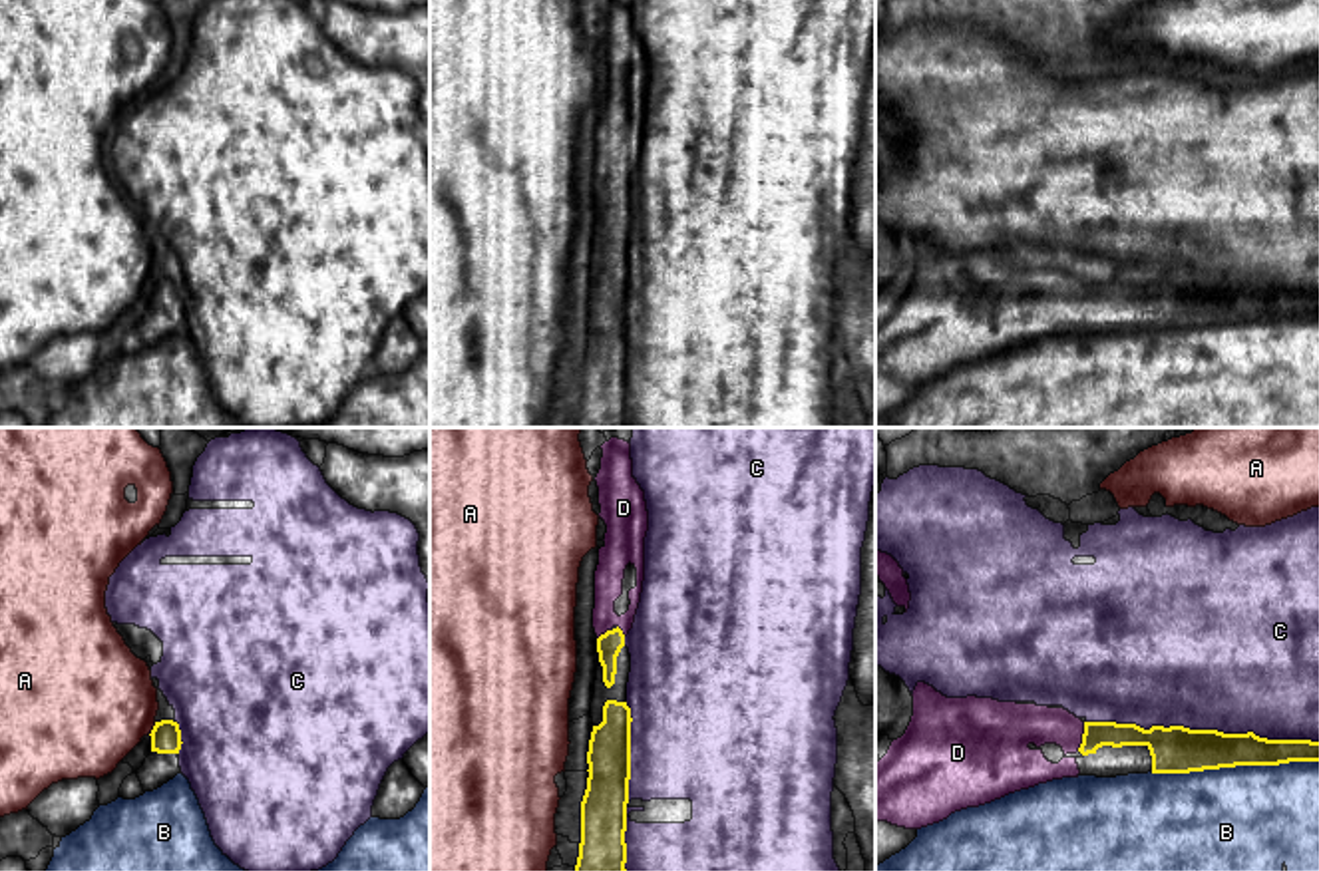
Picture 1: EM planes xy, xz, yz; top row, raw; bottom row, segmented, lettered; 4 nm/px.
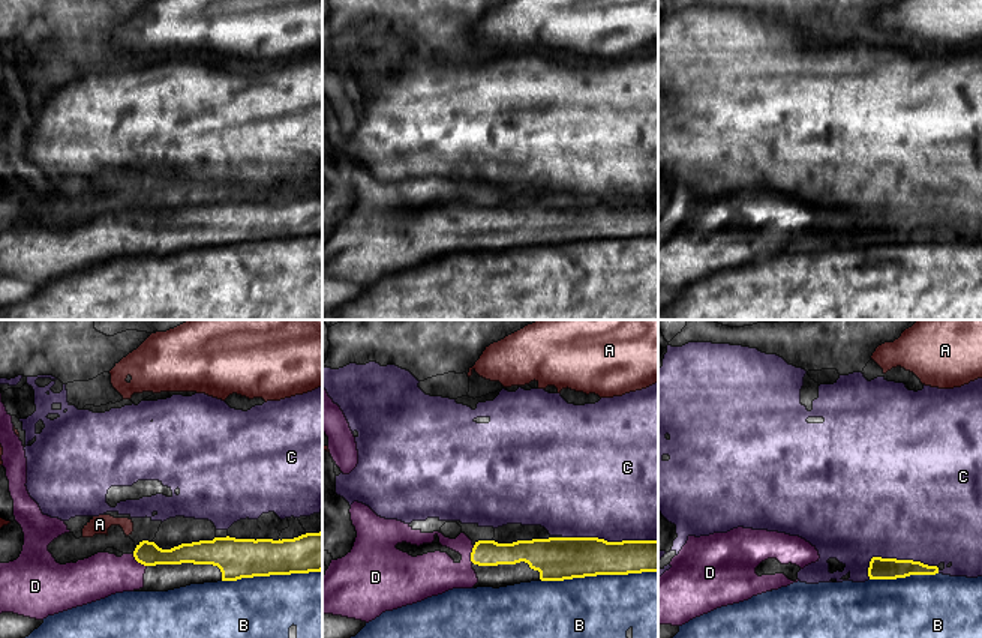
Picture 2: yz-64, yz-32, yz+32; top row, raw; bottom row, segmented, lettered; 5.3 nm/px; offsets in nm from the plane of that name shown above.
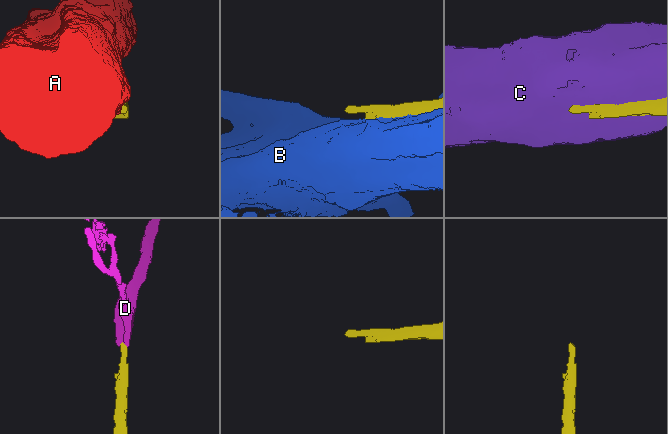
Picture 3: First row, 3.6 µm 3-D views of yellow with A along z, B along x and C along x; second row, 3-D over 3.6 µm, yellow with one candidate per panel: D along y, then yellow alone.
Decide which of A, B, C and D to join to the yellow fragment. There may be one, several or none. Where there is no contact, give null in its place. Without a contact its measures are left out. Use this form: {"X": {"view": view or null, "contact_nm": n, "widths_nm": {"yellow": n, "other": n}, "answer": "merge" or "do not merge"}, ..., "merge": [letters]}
{"A": {"view": "xy", "contact_nm": 60, "widths_nm": {"yellow": 130, "other": 460}, "answer": "do not merge"}, "B": {"view": "yz", "contact_nm": 700, "widths_nm": {"yellow": 190, "other": 500}, "answer": "do not merge"}, "C": {"view": "yz", "contact_nm": 950, "widths_nm": {"yellow": 190, "other": 500}, "answer": "do not merge"}, "D": {"view": "yz", "contact_nm": 120, "widths_nm": {"yellow": 110, "other": 170}, "answer": "merge"}, "merge": ["D"]}

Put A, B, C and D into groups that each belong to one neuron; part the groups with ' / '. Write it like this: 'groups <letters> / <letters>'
groups A / B / C / D

